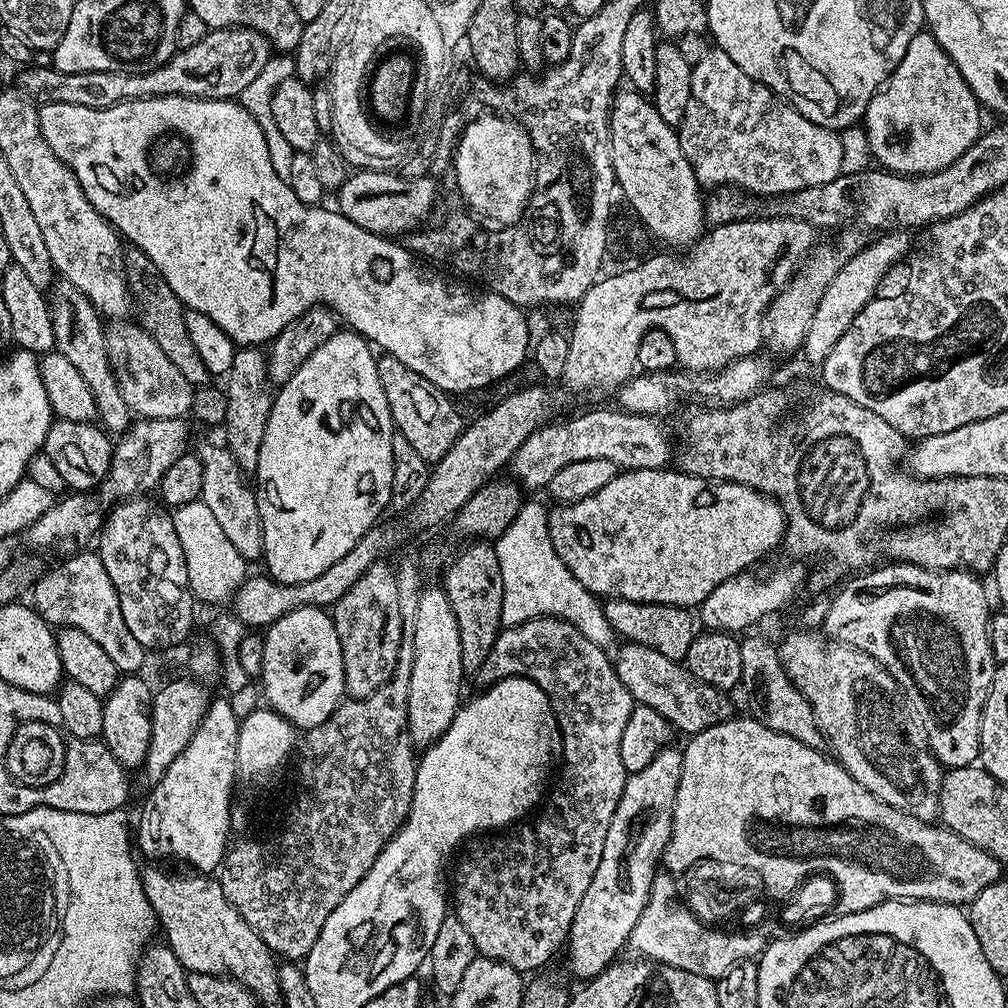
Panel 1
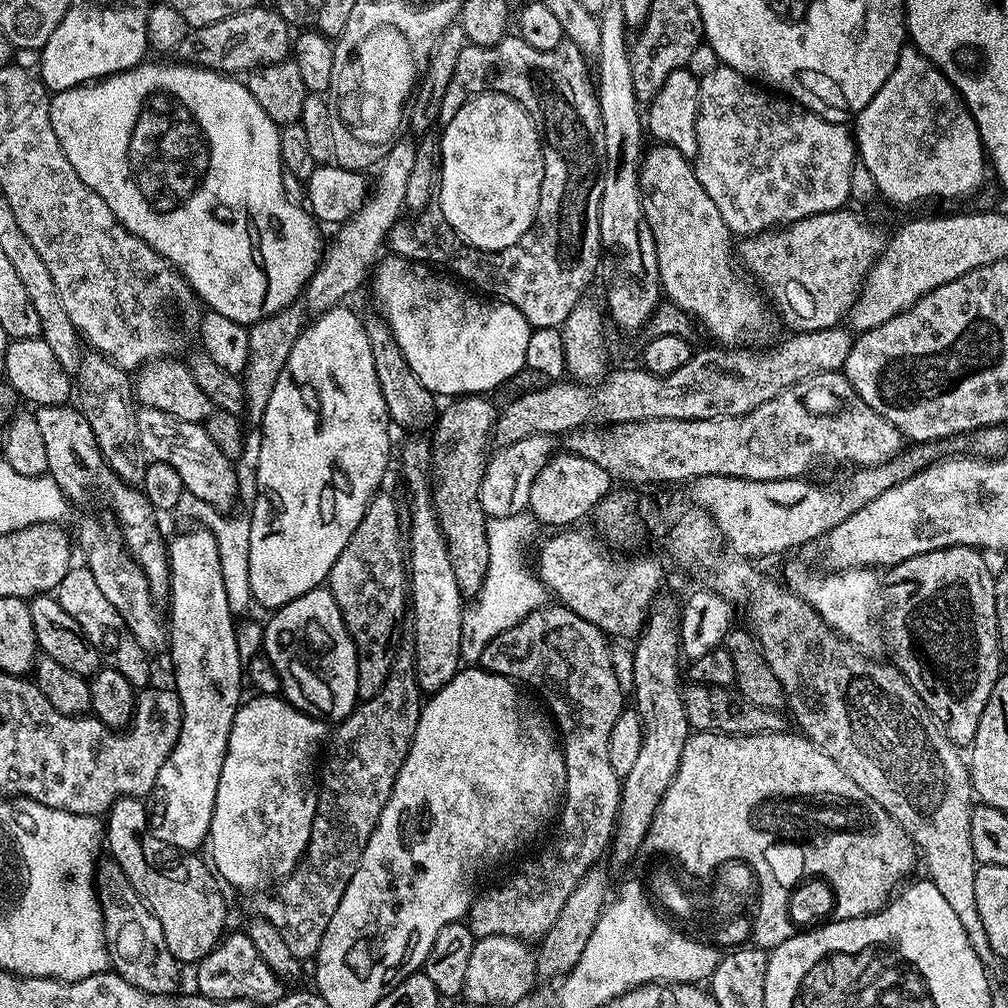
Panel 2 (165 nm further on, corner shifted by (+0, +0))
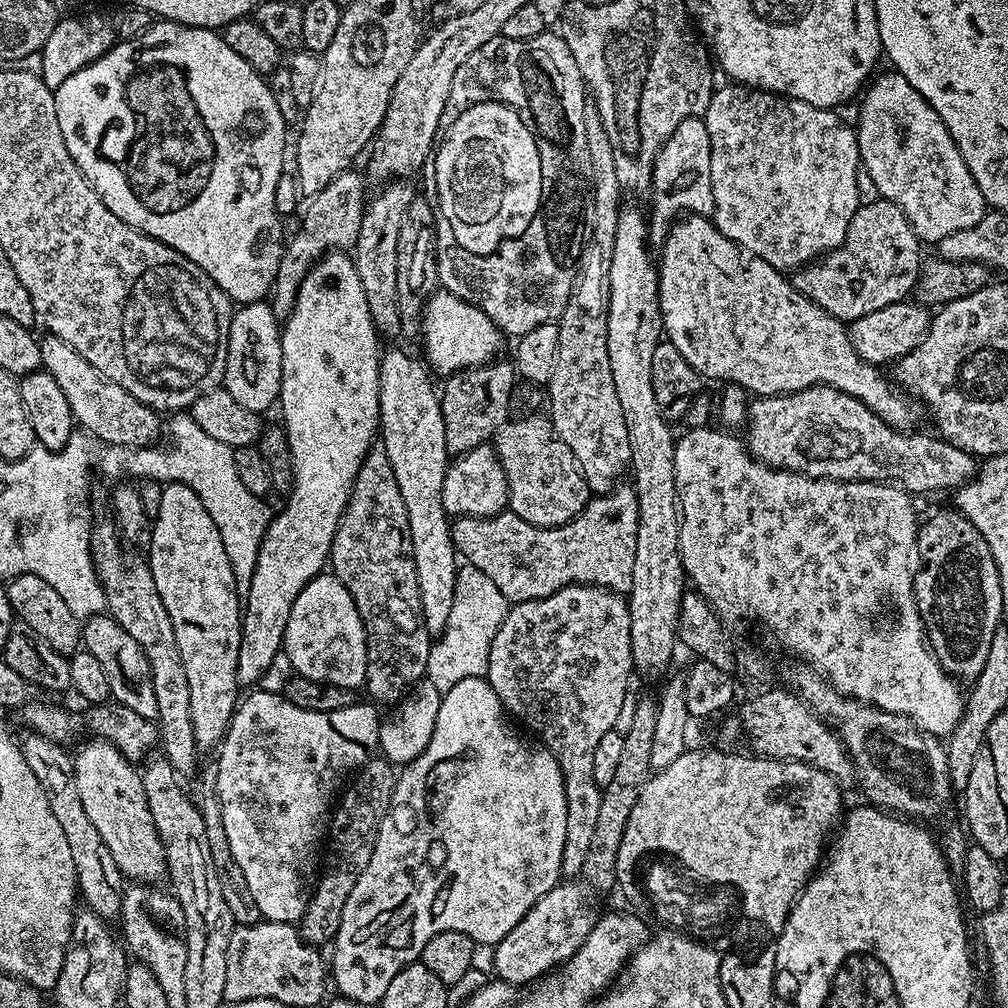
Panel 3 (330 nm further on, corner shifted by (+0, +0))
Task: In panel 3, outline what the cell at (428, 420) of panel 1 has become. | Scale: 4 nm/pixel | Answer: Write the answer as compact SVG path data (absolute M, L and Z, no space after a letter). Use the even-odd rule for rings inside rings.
M407 179L389 183L385 187L388 189L381 196L372 202L369 201L354 245L358 282L362 282L362 294L366 294L366 306L370 310L370 318L381 337L396 336L400 332L402 313L398 292L398 232L408 203L414 195L414 189L408 184L411 183Z

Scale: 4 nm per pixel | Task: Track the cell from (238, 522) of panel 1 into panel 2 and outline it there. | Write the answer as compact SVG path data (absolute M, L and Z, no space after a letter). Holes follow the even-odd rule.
M141 407L136 412L136 429L142 450L148 456L149 461L168 464L174 470L178 470L178 478L182 478L185 489L191 495L193 492L198 499L216 504L219 500L226 499L235 490L236 472L232 469L235 468L233 461L228 460L226 454L222 454L222 450L218 450L218 446L214 446L214 442L210 442L207 427L203 423L186 422L182 418L174 418L157 408Z

